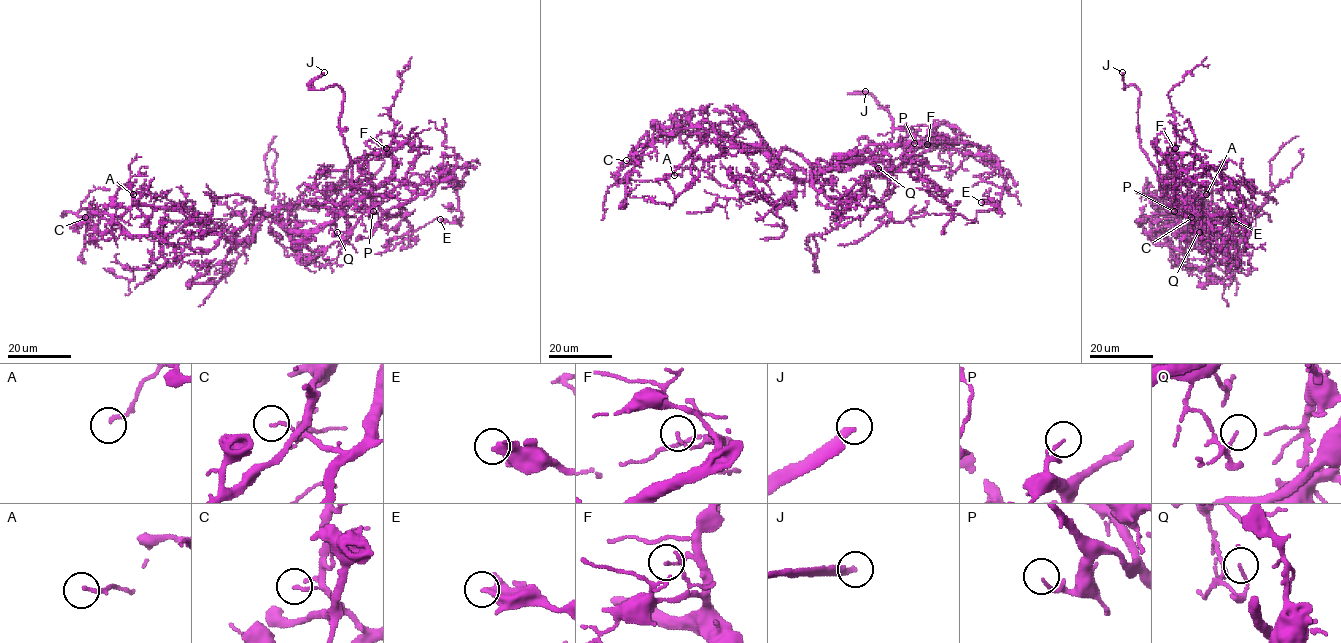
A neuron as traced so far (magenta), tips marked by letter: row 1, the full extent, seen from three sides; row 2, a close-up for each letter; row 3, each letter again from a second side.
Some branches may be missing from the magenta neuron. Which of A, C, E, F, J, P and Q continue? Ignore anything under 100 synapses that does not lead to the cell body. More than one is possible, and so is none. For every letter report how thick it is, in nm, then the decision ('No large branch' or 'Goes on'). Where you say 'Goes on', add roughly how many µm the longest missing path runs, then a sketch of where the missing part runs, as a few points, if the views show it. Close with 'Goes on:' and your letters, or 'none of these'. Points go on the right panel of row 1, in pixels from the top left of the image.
A: Thickness 150 nm. No large branch
C: Thickness 120 nm. No large branch
E: Thickness 460 nm. No large branch
F: Thickness 110 nm. No large branch
J: Thickness 260 nm. Goes on. Missing length about 15 µm. Course of what is missing: (1122, 72), (1119, 62), (1121, 47), (1118, 45), (1115, 51)
P: Thickness 100 nm. No large branch
Q: Thickness 90 nm. No large branch
Goes on: J

